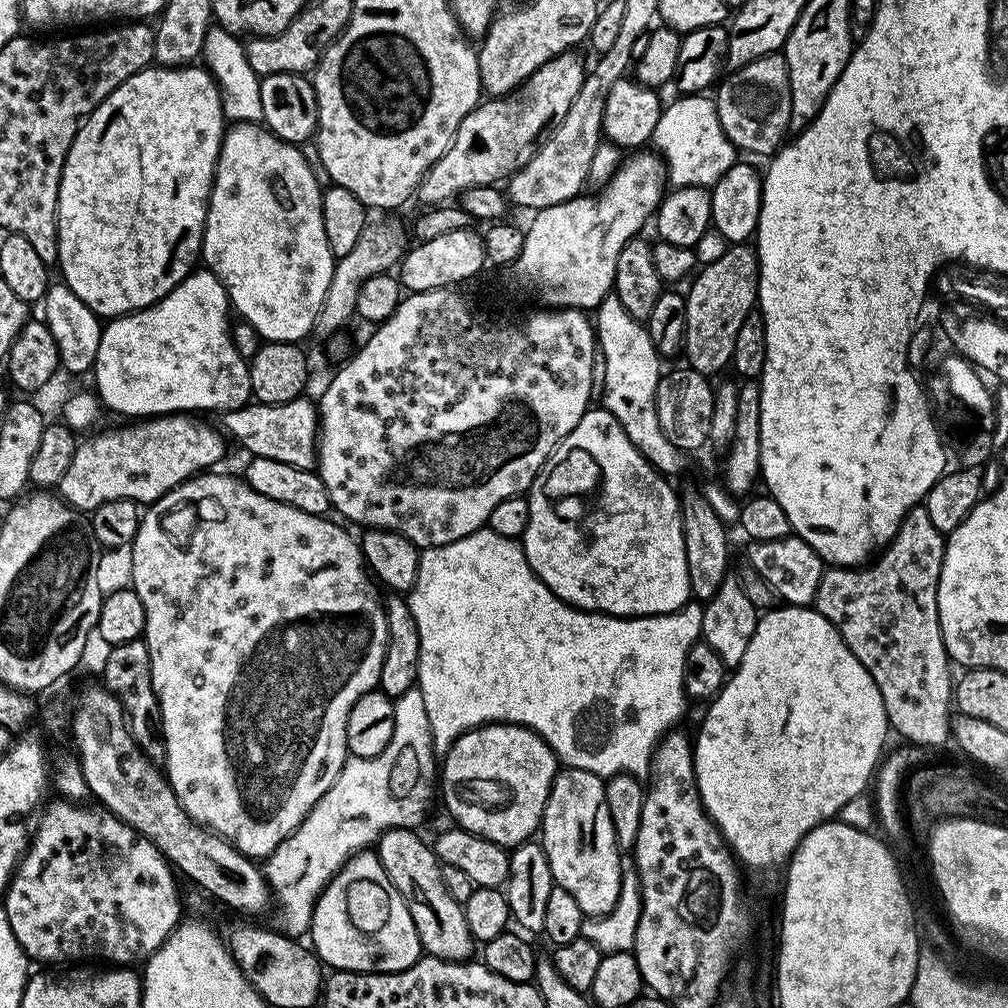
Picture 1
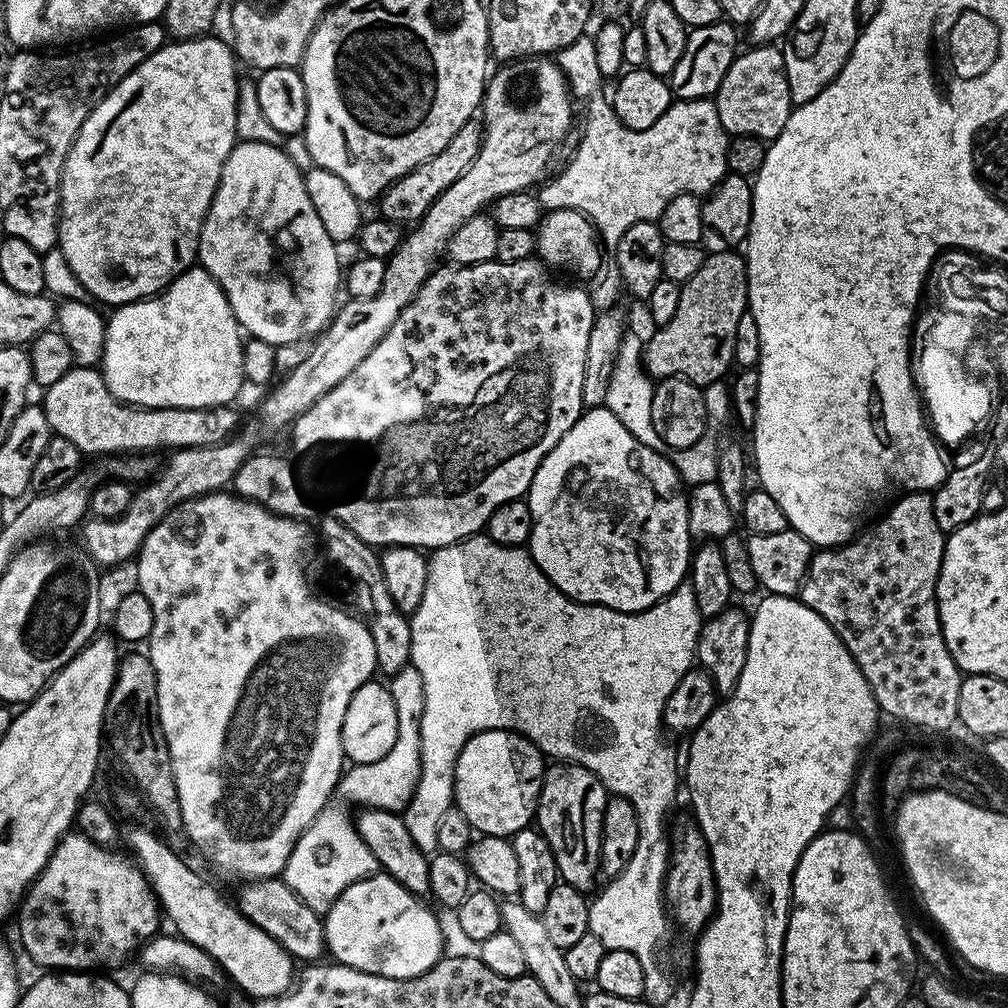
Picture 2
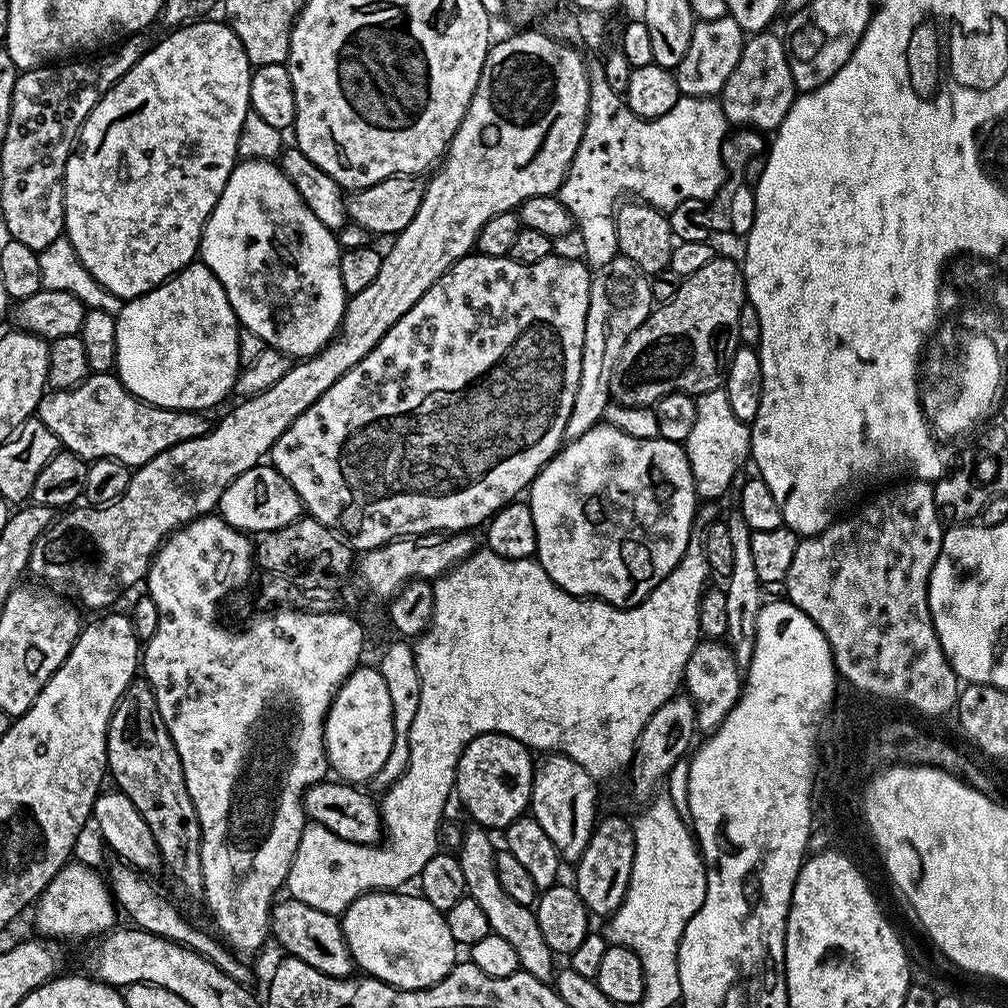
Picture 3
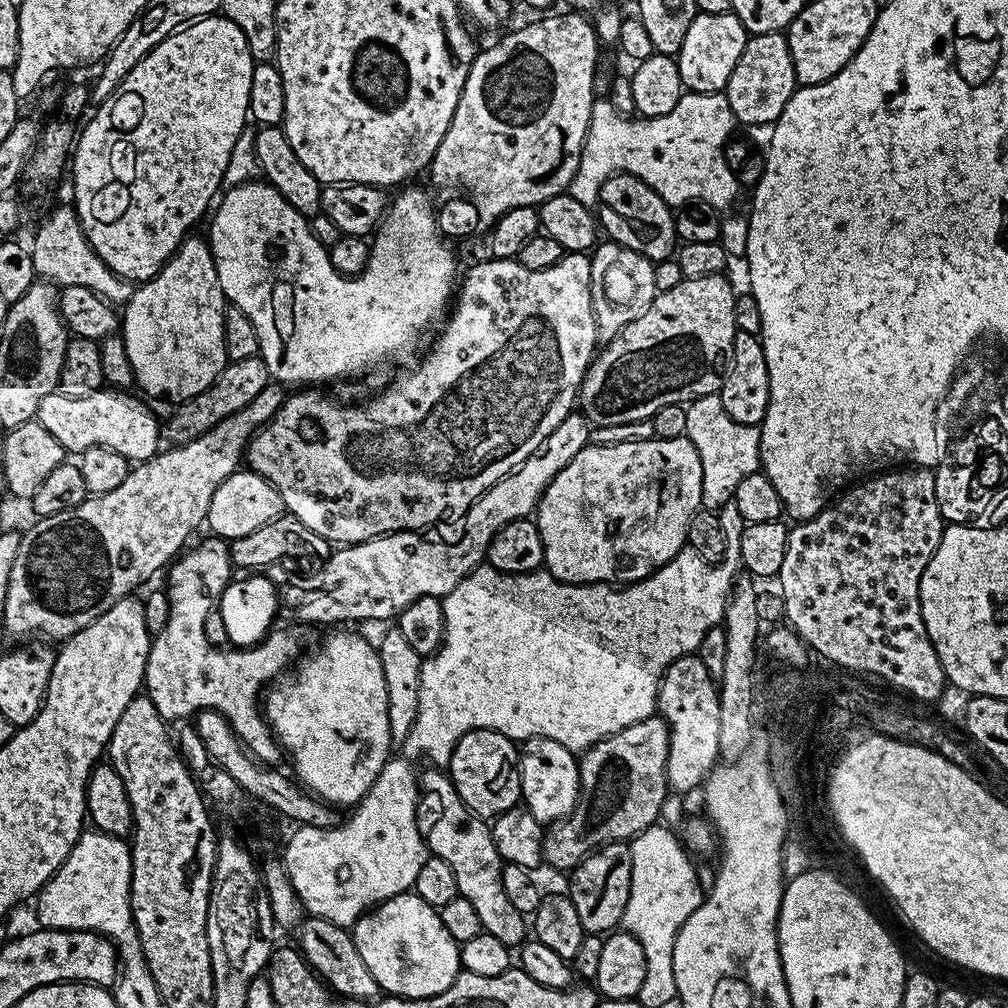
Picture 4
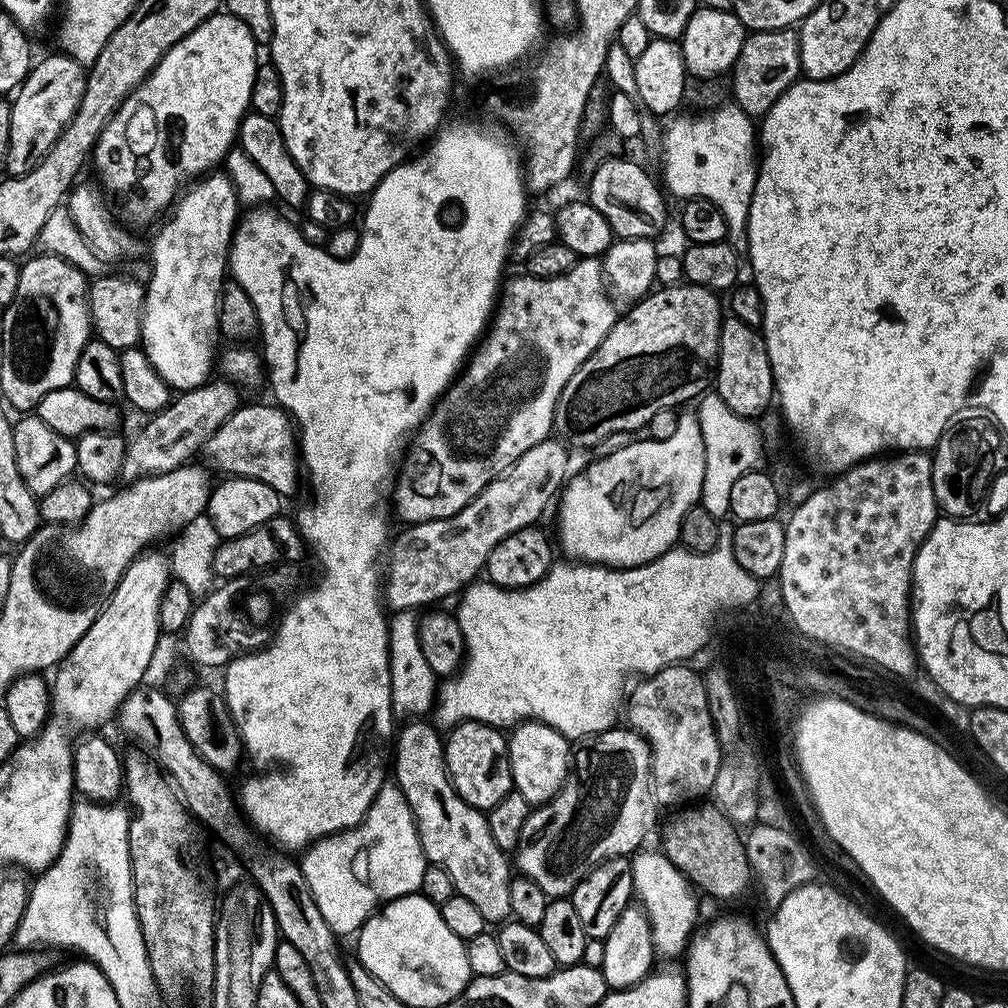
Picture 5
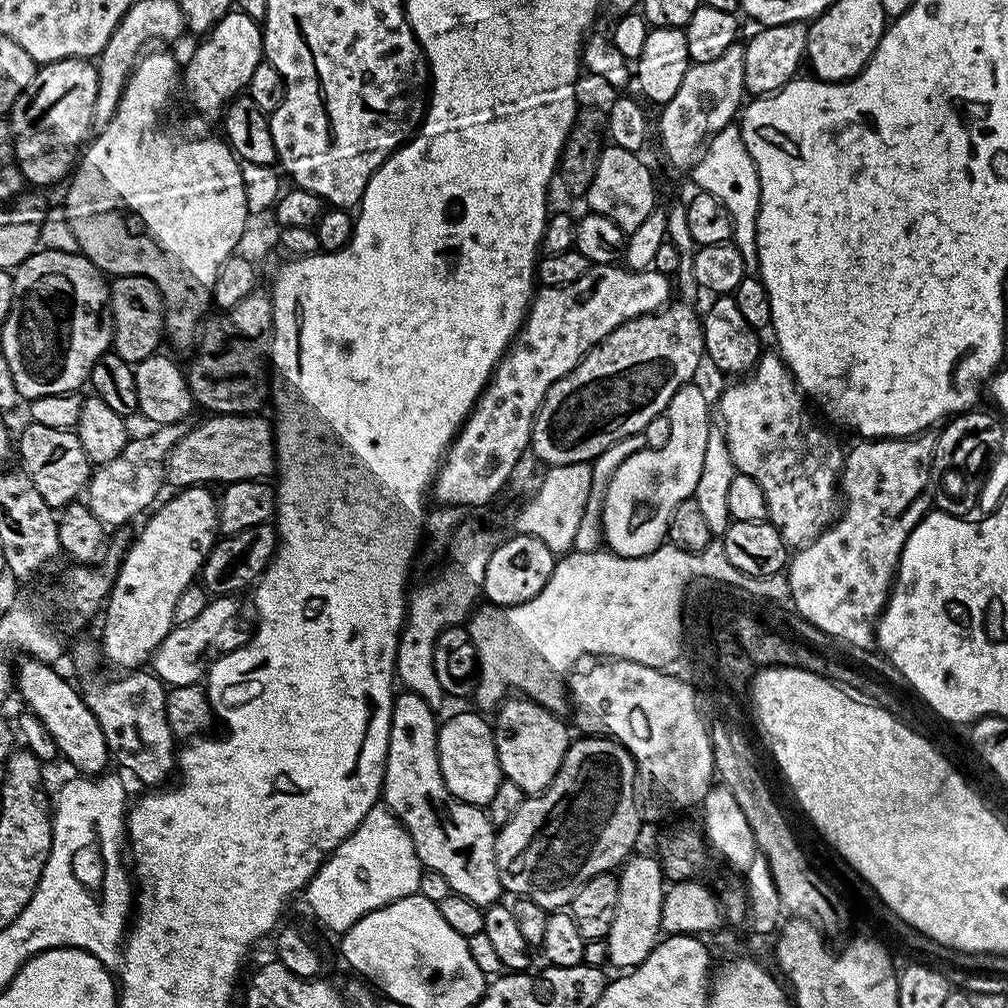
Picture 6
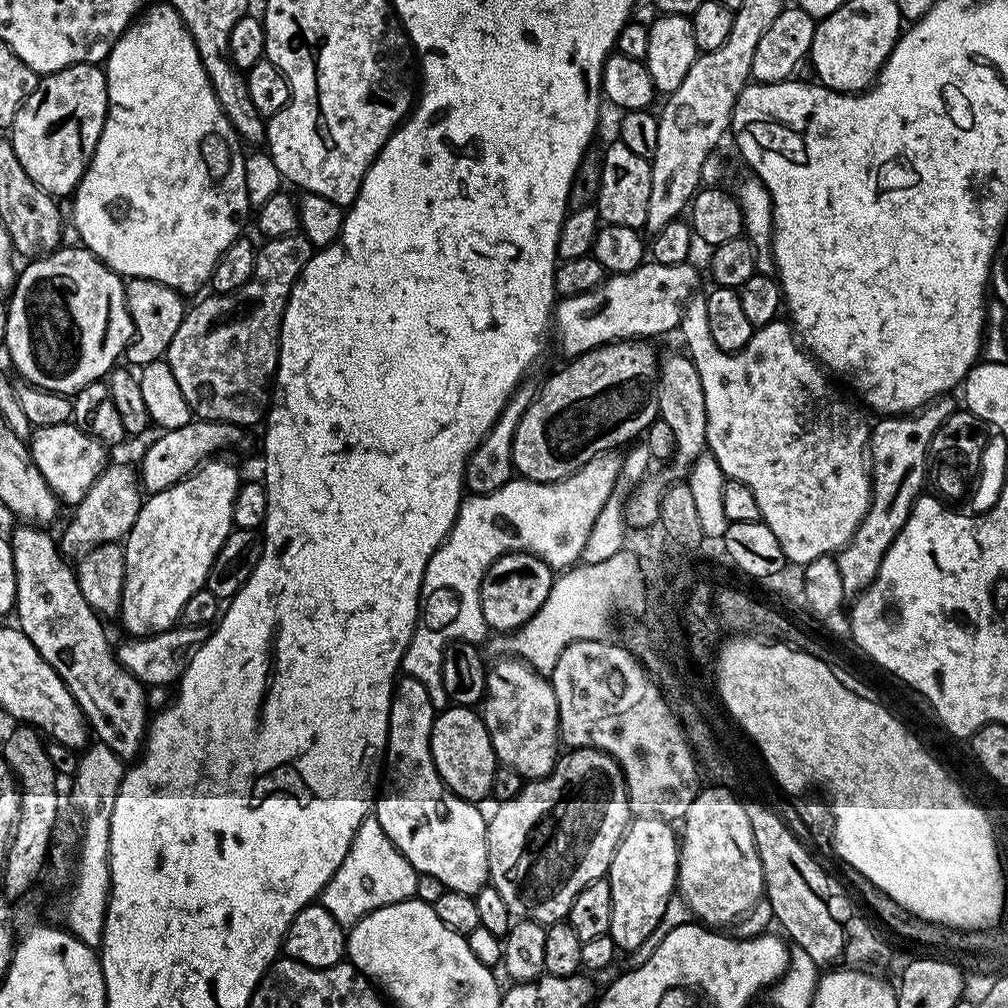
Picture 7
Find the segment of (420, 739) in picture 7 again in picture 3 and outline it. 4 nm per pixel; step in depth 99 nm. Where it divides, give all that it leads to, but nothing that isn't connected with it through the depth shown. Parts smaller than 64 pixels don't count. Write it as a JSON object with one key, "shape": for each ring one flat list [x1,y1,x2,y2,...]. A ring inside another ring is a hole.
{"shape":[[472,826,472,829,460,840,460,865,462,874,466,877,468,895,482,906,486,913,486,922,490,922,492,927,491,935,506,938,510,946,518,954,518,962,521,969,530,973,534,978,545,982,551,981,554,976,552,960,554,954,550,946,546,946,546,938,542,938,542,929,538,927,538,918,535,911,529,905,514,902,506,890,502,890,502,882,496,873,496,853,497,845,492,845,492,840,487,831,479,826]]}

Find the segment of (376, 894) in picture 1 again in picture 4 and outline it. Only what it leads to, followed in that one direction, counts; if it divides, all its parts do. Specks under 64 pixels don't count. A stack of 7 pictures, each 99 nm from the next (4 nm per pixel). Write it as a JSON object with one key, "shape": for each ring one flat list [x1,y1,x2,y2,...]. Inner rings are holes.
{"shape":[[411,891,403,892,364,913,350,929,352,941,374,974,374,982,388,996,421,1000,445,992,456,981,460,966,460,945,442,926,439,911,431,908]]}

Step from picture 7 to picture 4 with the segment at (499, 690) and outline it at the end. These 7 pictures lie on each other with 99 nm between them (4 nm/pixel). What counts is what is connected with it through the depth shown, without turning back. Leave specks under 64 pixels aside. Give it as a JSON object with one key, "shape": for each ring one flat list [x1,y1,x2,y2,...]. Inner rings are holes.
{"shape":[[530,738,523,741,520,753,520,794,523,807,538,818,538,822,545,826,555,825,565,820,574,810,574,806,580,797,580,766,577,753,571,752,562,742,554,742,550,738]]}

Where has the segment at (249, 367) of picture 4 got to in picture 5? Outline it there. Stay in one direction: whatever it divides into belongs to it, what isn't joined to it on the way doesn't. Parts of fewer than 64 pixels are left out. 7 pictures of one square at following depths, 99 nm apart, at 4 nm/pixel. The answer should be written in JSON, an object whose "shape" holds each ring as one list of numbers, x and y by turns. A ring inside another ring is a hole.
{"shape":[[223,378,209,379,207,384,198,386,189,392,179,393,162,411,147,417,148,425,128,440,126,458,122,462,120,476,125,481,141,480,147,476,166,474,175,468,181,468,193,459,192,456,203,449,204,443,212,437,241,407,241,389]]}

